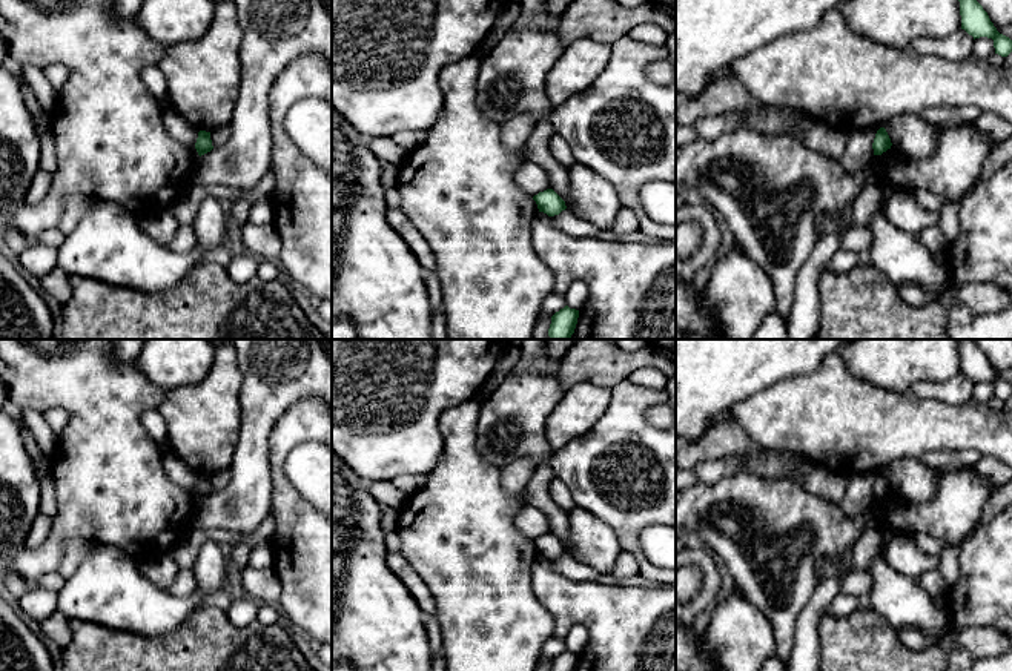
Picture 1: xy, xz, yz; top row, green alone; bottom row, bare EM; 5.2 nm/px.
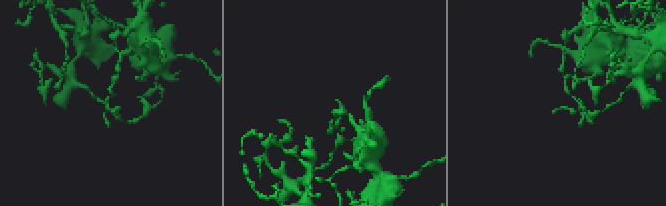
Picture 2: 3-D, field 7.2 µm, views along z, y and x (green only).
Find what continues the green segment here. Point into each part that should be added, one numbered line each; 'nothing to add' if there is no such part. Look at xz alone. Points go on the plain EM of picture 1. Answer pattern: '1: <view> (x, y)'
nothing to add

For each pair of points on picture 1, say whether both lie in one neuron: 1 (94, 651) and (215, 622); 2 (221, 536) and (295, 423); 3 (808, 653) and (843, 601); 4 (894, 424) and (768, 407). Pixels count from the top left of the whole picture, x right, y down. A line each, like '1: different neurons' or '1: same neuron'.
1: same neuron
2: different neurons
3: different neurons
4: same neuron

